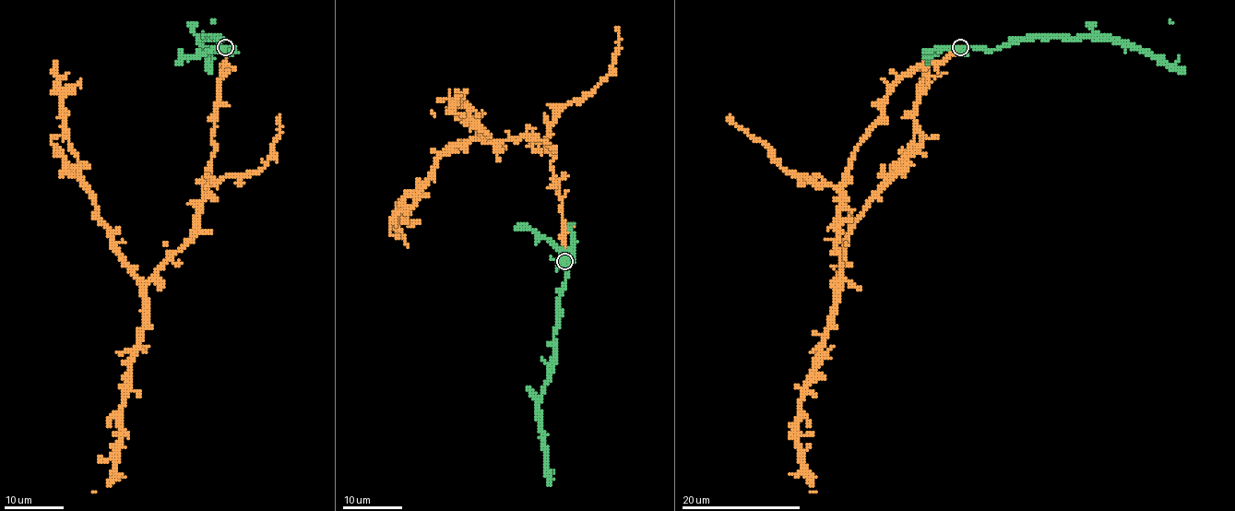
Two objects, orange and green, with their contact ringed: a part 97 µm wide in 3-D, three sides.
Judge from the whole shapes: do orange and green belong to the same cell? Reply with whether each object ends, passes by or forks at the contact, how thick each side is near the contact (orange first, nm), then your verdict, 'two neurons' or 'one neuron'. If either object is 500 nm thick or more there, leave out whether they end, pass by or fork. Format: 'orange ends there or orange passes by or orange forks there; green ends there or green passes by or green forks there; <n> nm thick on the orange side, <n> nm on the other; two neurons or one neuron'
orange ends there; green forks there; 460 nm thick on the orange side, 440 nm on the other; two neurons

